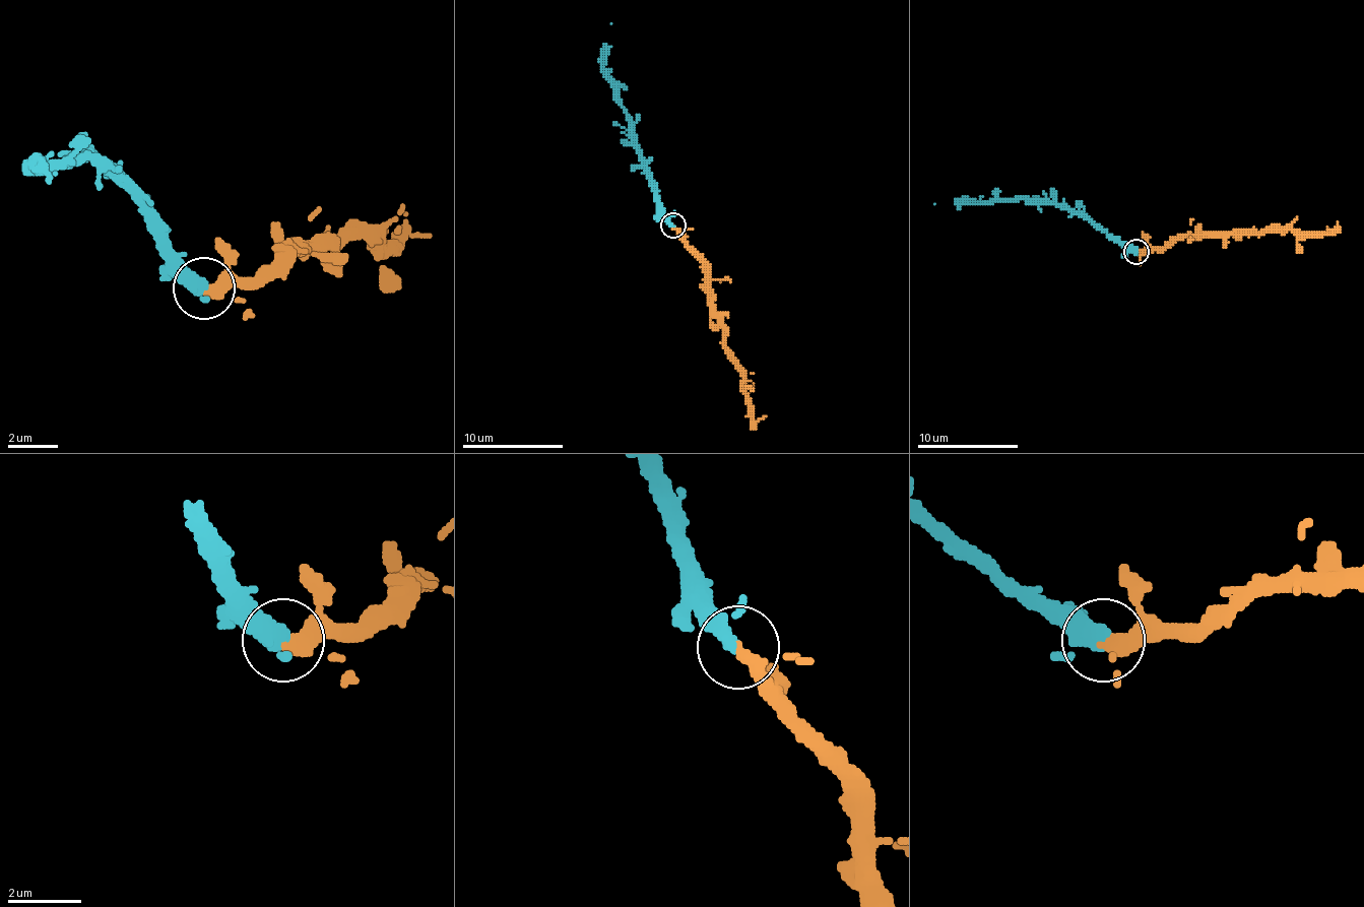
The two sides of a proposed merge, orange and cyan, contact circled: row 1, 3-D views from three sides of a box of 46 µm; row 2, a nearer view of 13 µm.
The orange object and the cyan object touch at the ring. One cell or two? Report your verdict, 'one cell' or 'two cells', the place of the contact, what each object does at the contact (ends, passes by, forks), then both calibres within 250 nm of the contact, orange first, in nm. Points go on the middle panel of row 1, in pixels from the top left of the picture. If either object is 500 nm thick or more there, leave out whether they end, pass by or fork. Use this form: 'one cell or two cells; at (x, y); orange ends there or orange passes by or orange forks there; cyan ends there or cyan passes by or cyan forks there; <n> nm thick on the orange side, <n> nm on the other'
one cell; at (672, 225); orange passes by; cyan passes by; 280 nm thick on the orange side, 380 nm on the other

